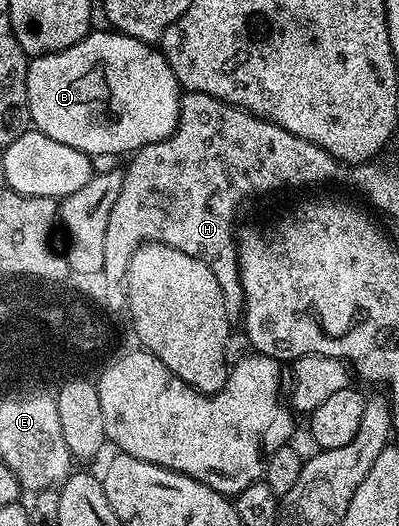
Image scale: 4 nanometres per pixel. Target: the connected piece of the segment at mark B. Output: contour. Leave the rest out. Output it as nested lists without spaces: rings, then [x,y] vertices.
[[[112,29],[106,32],[93,30],[78,43],[60,52],[31,58],[26,81],[31,124],[40,133],[49,135],[50,139],[82,150],[91,157],[98,154],[130,155],[143,146],[168,138],[177,126],[182,90],[163,52],[152,49],[151,44],[125,33]]]

